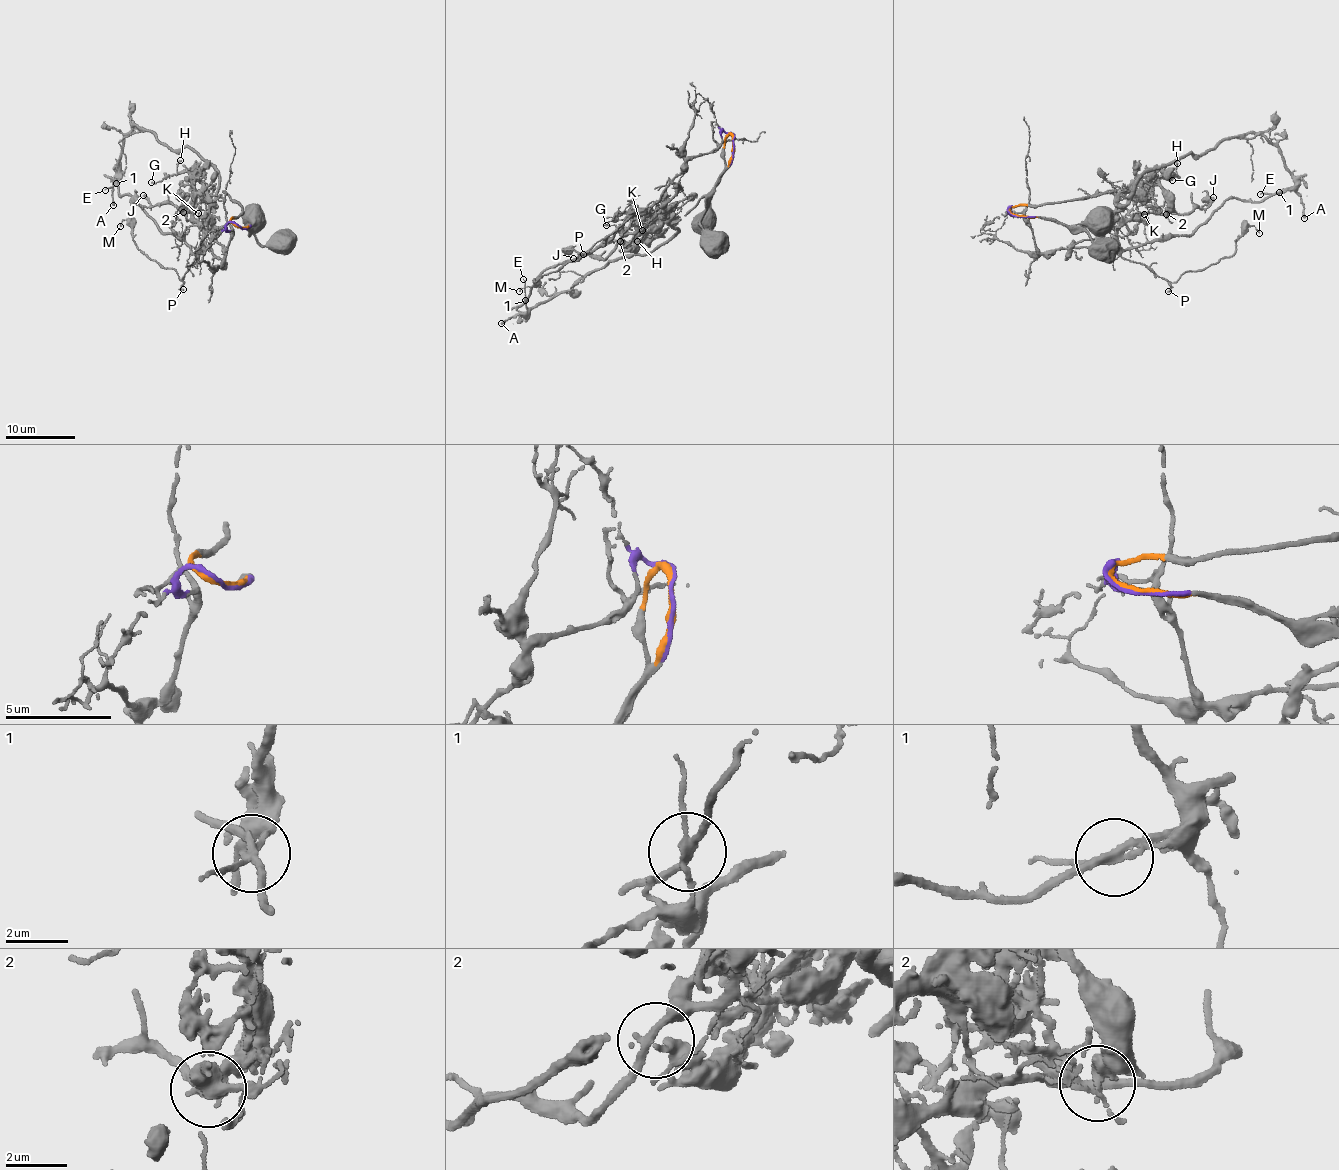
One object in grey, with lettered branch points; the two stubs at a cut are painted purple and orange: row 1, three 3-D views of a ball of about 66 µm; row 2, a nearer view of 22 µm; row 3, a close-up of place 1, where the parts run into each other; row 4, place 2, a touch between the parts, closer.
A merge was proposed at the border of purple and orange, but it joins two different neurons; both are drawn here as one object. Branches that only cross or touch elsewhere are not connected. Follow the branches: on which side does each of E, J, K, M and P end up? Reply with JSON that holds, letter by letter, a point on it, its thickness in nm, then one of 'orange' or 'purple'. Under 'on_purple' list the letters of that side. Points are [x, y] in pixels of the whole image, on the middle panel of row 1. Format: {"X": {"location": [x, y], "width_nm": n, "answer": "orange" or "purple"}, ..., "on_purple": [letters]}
{"E": {"location": [523, 279], "width_nm": 100, "answer": "orange"}, "J": {"location": [573, 258], "width_nm": 280, "answer": "purple"}, "K": {"location": [642, 230], "width_nm": 80, "answer": "purple"}, "M": {"location": [519, 291], "width_nm": 110, "answer": "purple"}, "P": {"location": [583, 254], "width_nm": 130, "answer": "purple"}, "on_purple": ["J", "K", "M", "P"]}

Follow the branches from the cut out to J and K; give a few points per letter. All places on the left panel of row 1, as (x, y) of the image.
J: (240, 228), (232, 221), (226, 226), (232, 229), (221, 263), (192, 214), (176, 206), (151, 206), (142, 194)
K: (240, 228), (232, 221), (226, 226), (232, 229), (224, 265), (208, 248), (199, 214)

